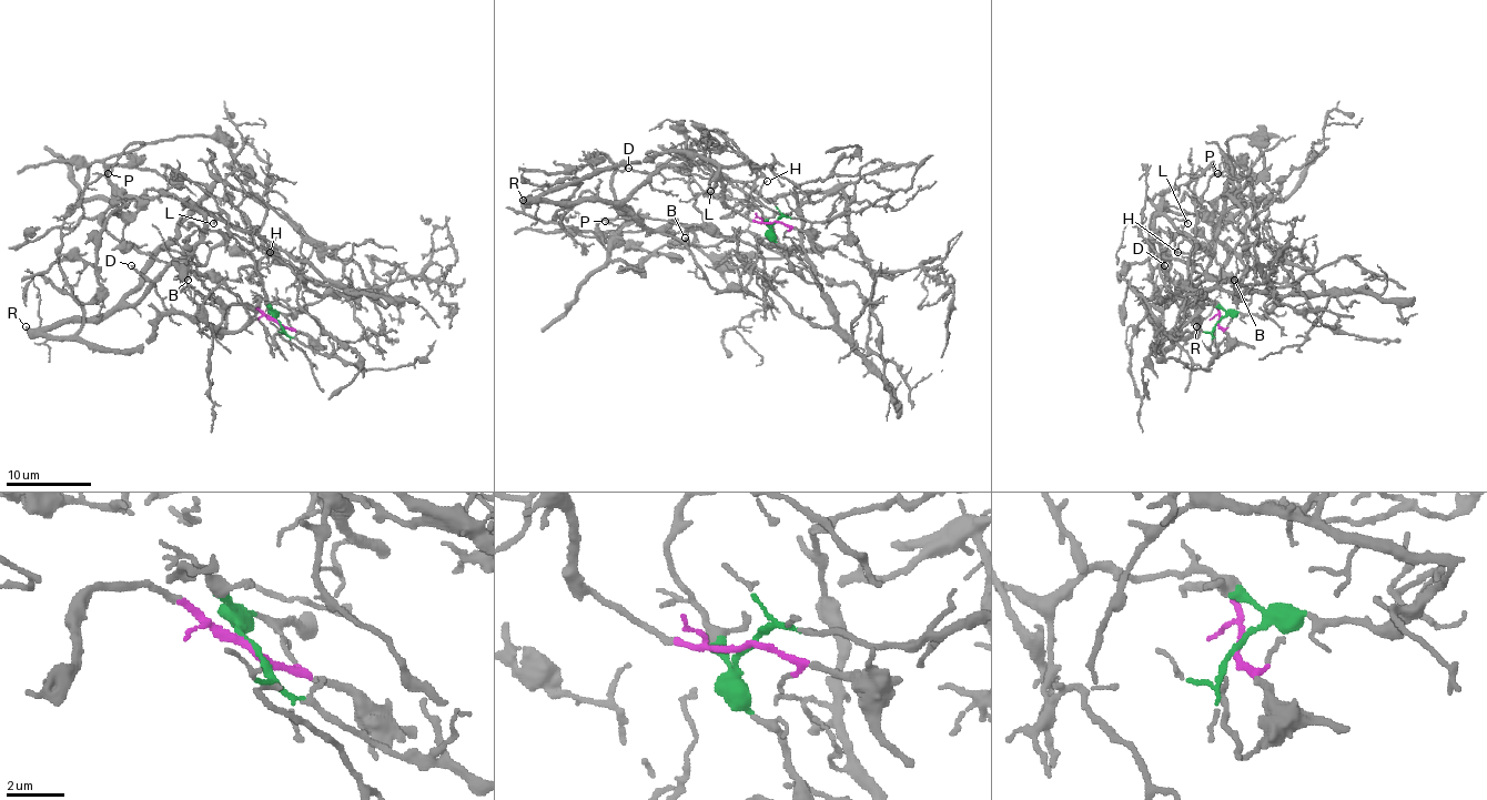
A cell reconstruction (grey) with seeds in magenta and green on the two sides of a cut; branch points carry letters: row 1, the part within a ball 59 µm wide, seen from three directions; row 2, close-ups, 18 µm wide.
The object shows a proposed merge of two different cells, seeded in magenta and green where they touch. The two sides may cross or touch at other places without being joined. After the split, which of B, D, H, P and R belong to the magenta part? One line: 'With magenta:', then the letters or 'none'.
With magenta: B, D, P, R

